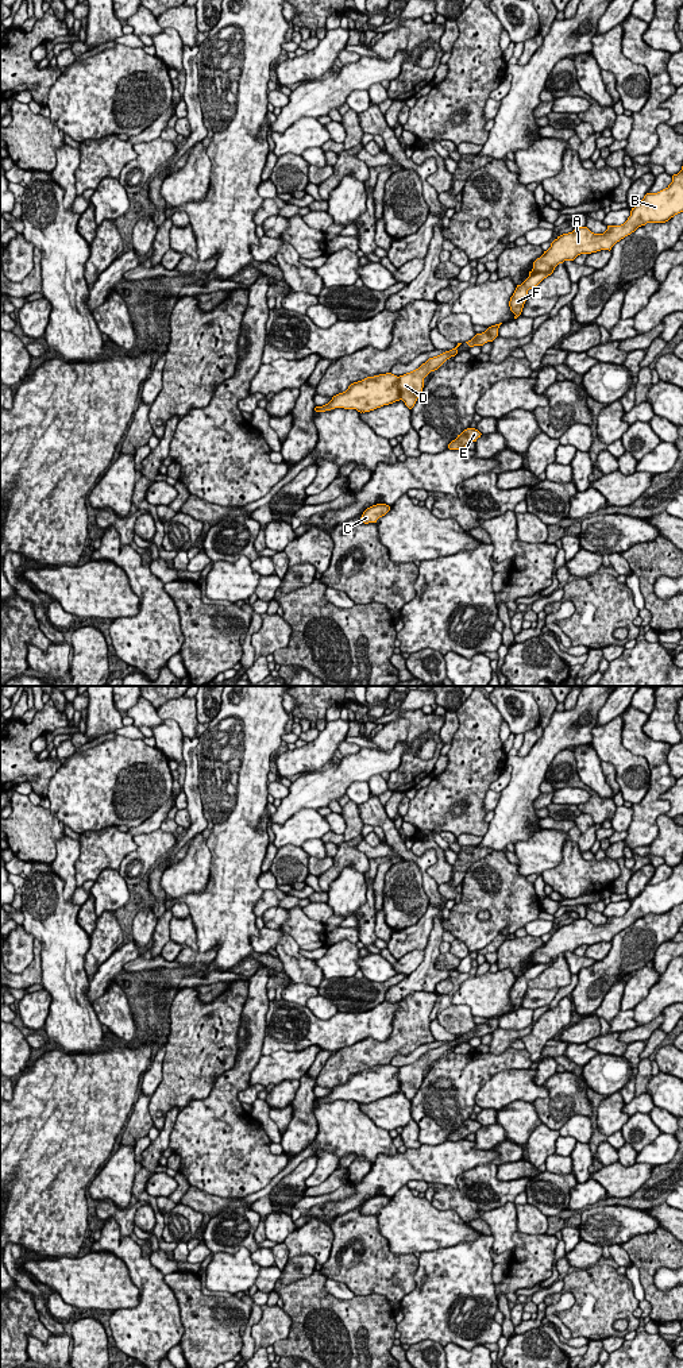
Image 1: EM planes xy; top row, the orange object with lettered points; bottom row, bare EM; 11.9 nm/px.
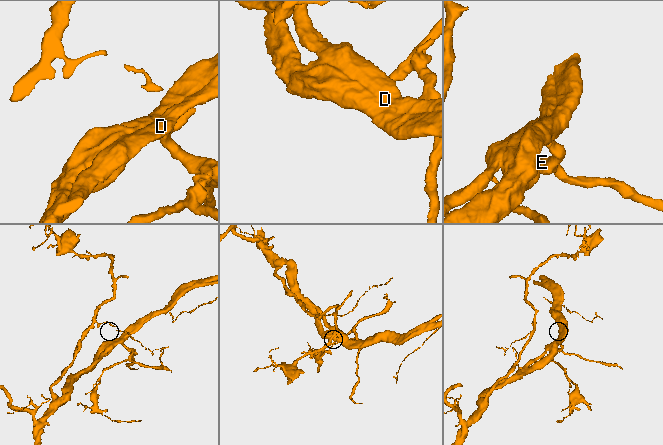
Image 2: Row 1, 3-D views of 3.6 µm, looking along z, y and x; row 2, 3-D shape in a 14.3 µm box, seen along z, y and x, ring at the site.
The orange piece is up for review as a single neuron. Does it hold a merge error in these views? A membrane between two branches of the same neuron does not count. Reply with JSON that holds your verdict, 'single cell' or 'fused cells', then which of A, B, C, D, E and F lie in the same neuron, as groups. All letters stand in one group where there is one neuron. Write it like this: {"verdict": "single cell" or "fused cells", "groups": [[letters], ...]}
{"verdict": "single cell", "groups": [["A", "B", "C", "D", "E", "F"]]}

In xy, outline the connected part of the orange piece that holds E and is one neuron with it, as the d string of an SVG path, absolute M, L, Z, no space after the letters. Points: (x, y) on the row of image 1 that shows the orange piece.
M467 428L464 429L455 440L452 440L448 444L449 450L459 450L464 448L468 443L476 442L478 438L481 438L481 432L475 428Z

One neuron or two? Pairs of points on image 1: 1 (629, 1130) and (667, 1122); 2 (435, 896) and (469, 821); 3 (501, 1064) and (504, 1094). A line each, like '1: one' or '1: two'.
1: one
2: two
3: two

